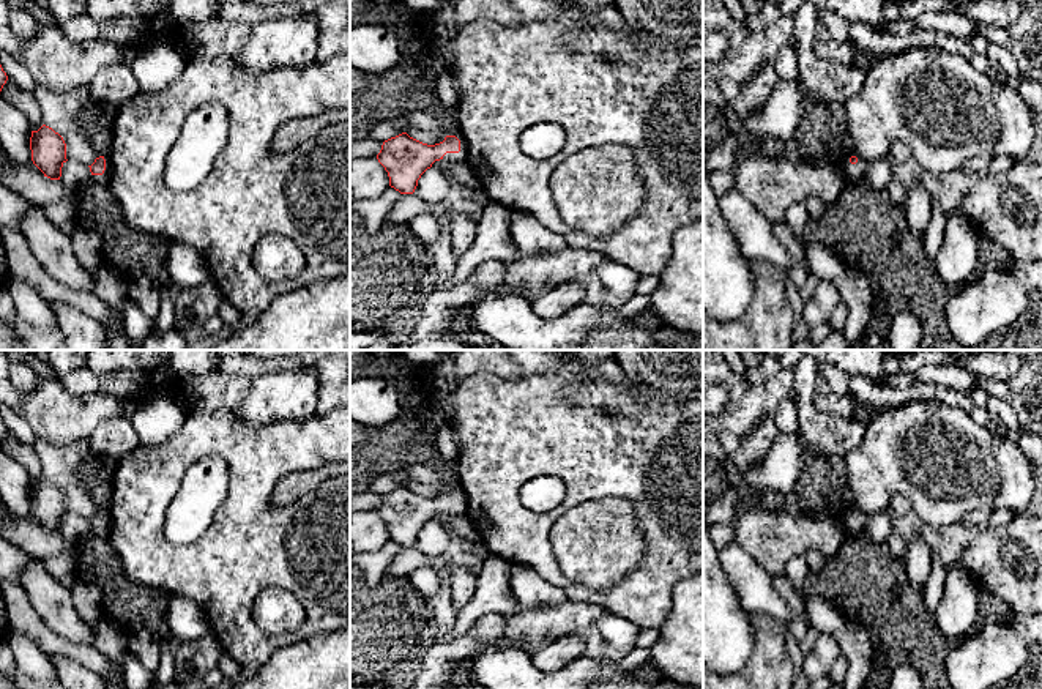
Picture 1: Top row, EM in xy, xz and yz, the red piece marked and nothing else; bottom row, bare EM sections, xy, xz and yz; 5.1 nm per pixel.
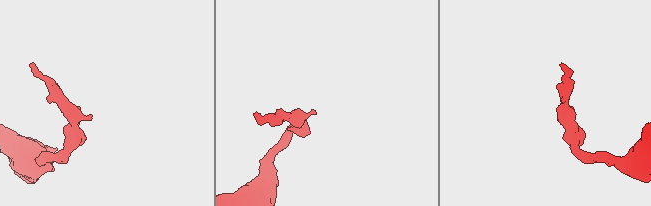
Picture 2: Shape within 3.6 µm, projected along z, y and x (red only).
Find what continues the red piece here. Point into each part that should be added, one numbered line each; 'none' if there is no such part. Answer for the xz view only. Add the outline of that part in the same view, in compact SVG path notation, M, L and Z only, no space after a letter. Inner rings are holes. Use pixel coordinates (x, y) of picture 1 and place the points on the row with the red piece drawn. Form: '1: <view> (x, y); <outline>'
1: xz (461, 156); M460 132L454 134L460 140L460 151L459 153L446 153L443 156L445 161L449 162L463 162L467 159L467 142L463 140Z

